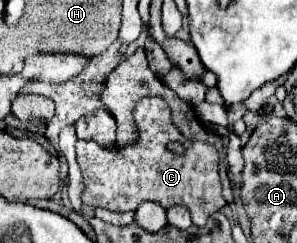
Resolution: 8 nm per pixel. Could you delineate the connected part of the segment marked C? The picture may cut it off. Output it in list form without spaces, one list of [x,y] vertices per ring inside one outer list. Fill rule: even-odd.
[[[144,97],[136,101],[134,123],[138,129],[138,141],[132,145],[104,149],[94,141],[76,141],[78,165],[84,177],[82,201],[110,211],[134,211],[138,203],[146,199],[160,203],[164,209],[182,203],[190,209],[194,225],[204,227],[206,219],[226,205],[220,193],[218,151],[214,145],[184,139],[170,119],[170,107],[160,97]],[[170,141],[182,143],[184,155],[172,153],[168,149]]]

